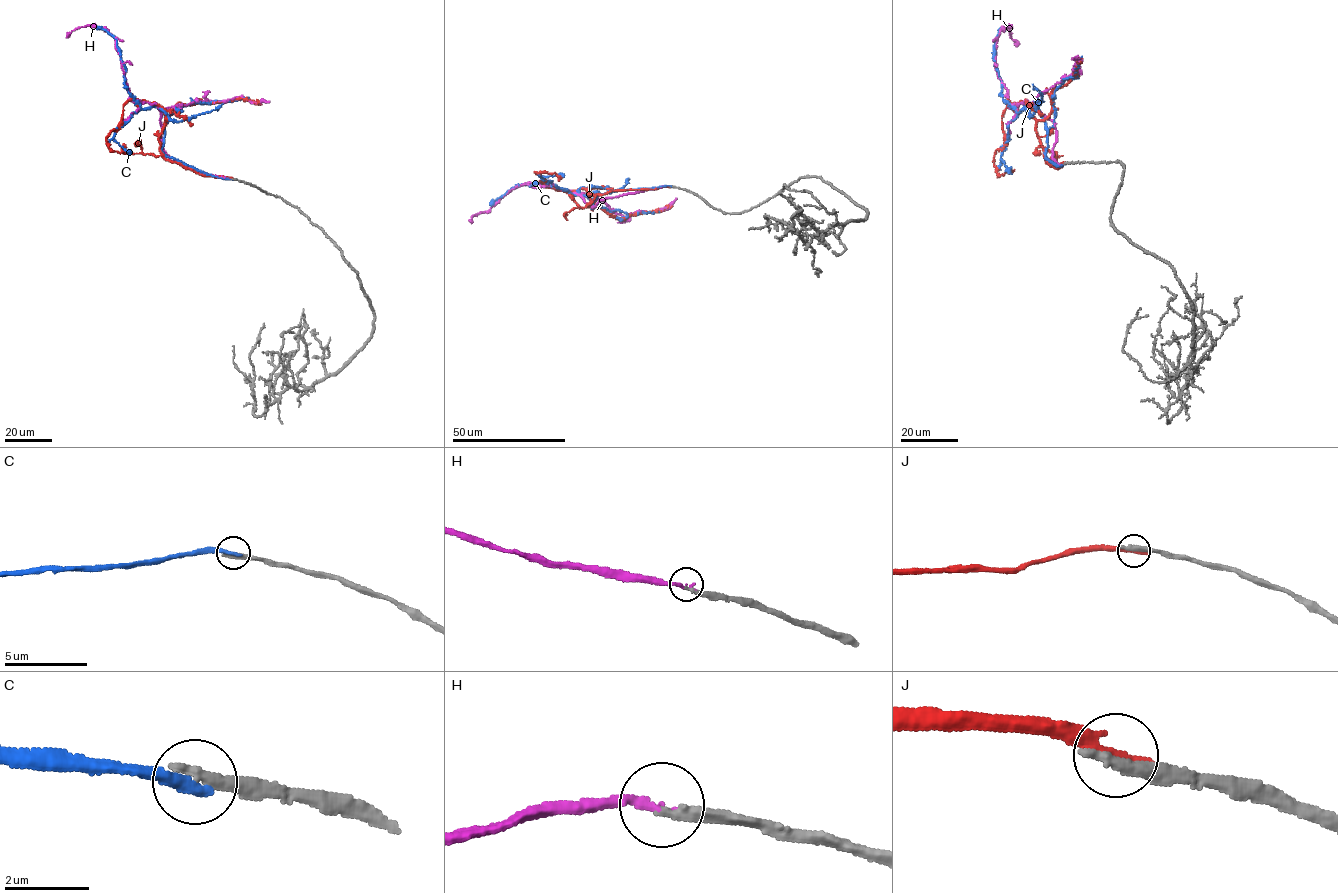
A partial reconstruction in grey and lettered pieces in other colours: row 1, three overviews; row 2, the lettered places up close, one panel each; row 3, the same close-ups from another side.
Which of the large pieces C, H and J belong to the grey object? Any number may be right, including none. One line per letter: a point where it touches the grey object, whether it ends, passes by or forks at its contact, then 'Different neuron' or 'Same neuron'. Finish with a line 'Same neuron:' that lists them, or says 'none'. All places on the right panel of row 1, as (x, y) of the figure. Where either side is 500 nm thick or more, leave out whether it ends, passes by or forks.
C: Touches grey at (1064, 164). It ends there. Different neuron
H: Touches grey at (1063, 163). It ends there. Same neuron
J: Touches grey at (1065, 163). It ends there. Different neuron
Same neuron: H

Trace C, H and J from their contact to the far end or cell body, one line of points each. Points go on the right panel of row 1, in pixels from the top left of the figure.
C: (1064, 164), (1057, 167), (1045, 159), (1046, 122), (1033, 105), (1018, 112), (1002, 98), (994, 48), (1003, 28)
H: (1063, 163), (1052, 160), (1054, 123), (1026, 101), (1009, 107), (995, 69), (1001, 29), (1009, 25), (1015, 46)
J: (1065, 163), (1055, 168), (1046, 163), (1025, 101), (1006, 107), (1005, 144), (994, 157), (998, 175), (1014, 170)

